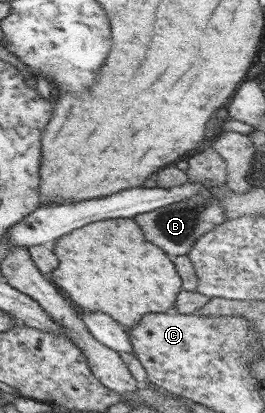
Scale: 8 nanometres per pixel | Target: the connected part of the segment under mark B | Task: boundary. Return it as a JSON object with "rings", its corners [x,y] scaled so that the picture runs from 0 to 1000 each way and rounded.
{"rings":[[[789,465],[736,467],[713,479],[638,492],[630,499],[509,521],[502,530],[536,557],[555,586],[581,596],[611,598],[626,615],[649,620],[706,617],[743,579],[777,562],[804,557],[838,538],[849,538],[845,504],[838,494],[800,477]]]}

